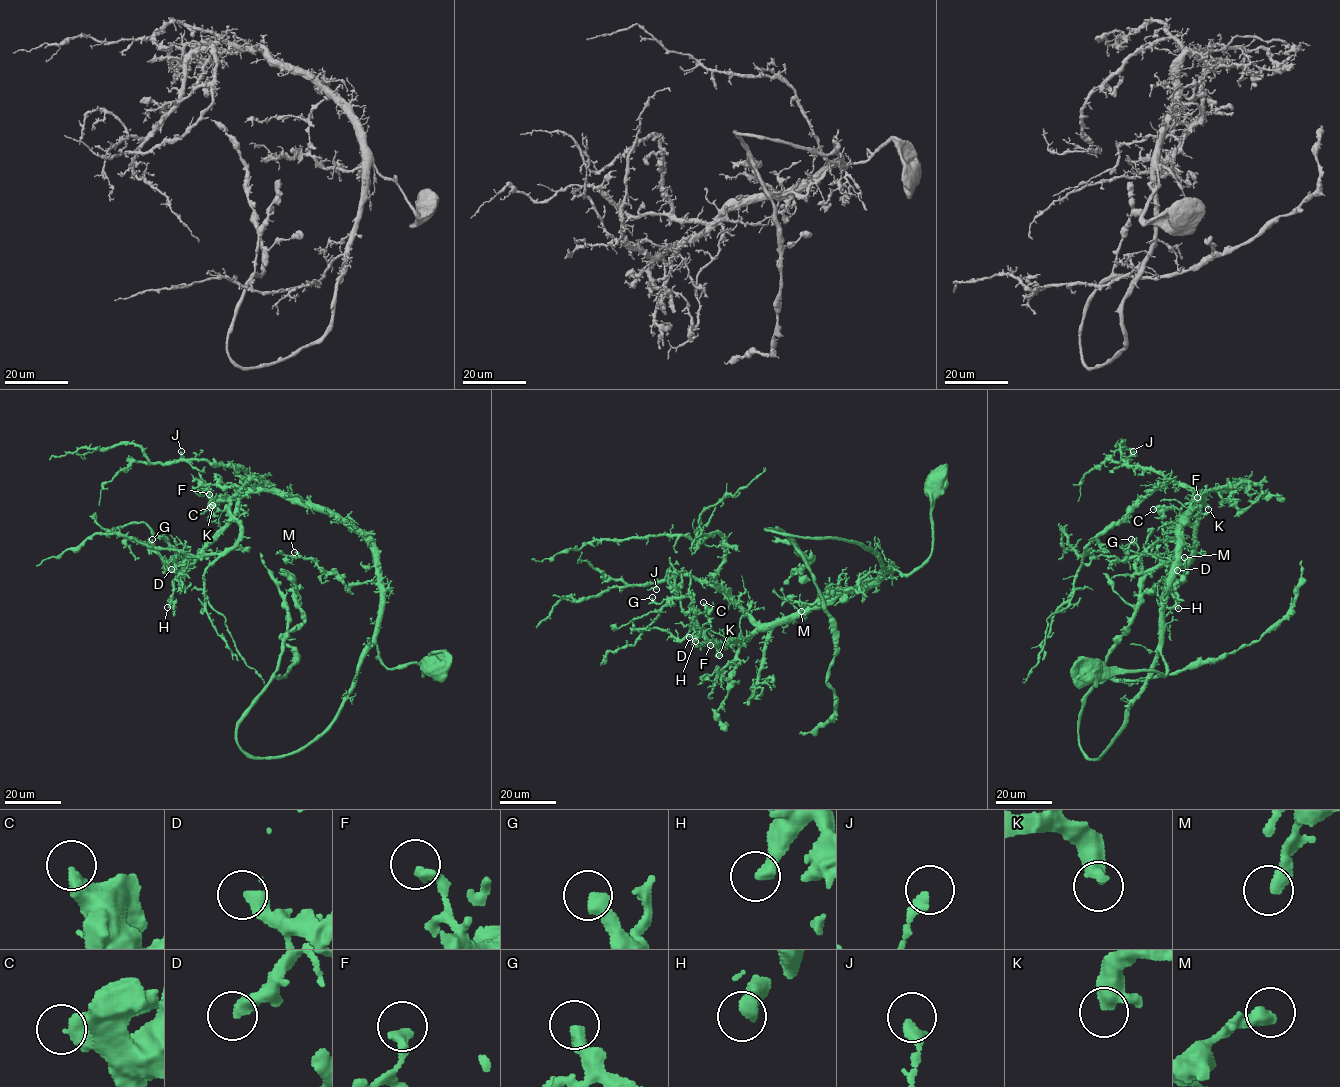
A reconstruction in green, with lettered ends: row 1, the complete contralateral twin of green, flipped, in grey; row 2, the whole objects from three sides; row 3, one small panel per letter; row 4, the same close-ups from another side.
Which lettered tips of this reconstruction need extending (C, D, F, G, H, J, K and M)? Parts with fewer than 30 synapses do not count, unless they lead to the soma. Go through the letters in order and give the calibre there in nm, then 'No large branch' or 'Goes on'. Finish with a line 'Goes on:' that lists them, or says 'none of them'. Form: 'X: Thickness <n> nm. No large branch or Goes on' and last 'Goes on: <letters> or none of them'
C: Thickness 500 nm. No large branch
D: Thickness 440 nm. No large branch
F: Thickness 340 nm. No large branch
G: Thickness 400 nm. No large branch
H: Thickness 480 nm. No large branch
J: Thickness 360 nm. No large branch
K: Thickness 340 nm. Goes on
M: Thickness 440 nm. No large branch
Goes on: K

